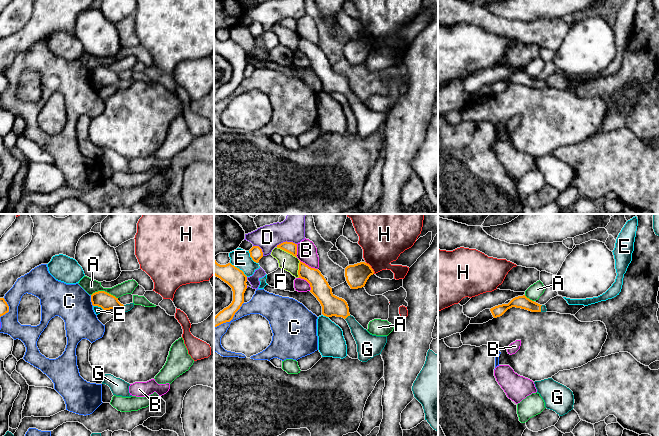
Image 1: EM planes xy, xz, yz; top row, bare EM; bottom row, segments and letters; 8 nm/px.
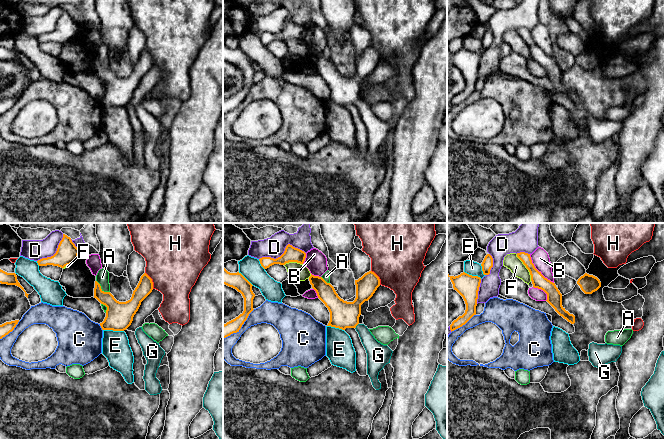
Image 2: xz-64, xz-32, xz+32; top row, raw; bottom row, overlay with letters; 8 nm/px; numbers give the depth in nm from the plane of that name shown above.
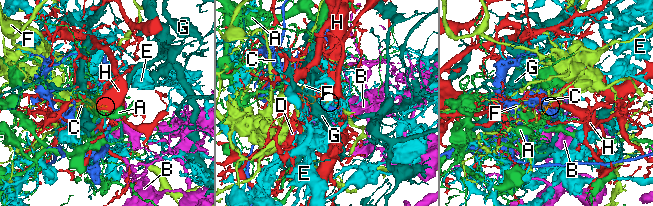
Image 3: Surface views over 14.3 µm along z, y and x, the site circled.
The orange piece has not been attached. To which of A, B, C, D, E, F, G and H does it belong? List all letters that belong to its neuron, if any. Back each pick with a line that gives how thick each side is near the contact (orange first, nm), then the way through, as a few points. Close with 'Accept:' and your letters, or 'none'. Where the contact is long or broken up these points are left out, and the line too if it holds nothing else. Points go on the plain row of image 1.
G: 140 nm thick on the orange side, 60 nm on the other; runs through xy (106, 77), (122, 84), (127, 83)
Accept: G

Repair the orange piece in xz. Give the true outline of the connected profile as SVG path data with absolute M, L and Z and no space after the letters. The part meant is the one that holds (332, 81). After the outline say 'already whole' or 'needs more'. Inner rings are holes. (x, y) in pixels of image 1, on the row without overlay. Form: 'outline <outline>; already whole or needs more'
outline M299 39L298 54L306 56L311 63L310 68L322 82L322 90L326 93L344 94L357 120L358 135L367 138L381 130L387 119L387 112L376 112L364 105L349 89L347 78L335 72L332 64L318 45L311 44L305 39Z; needs more

